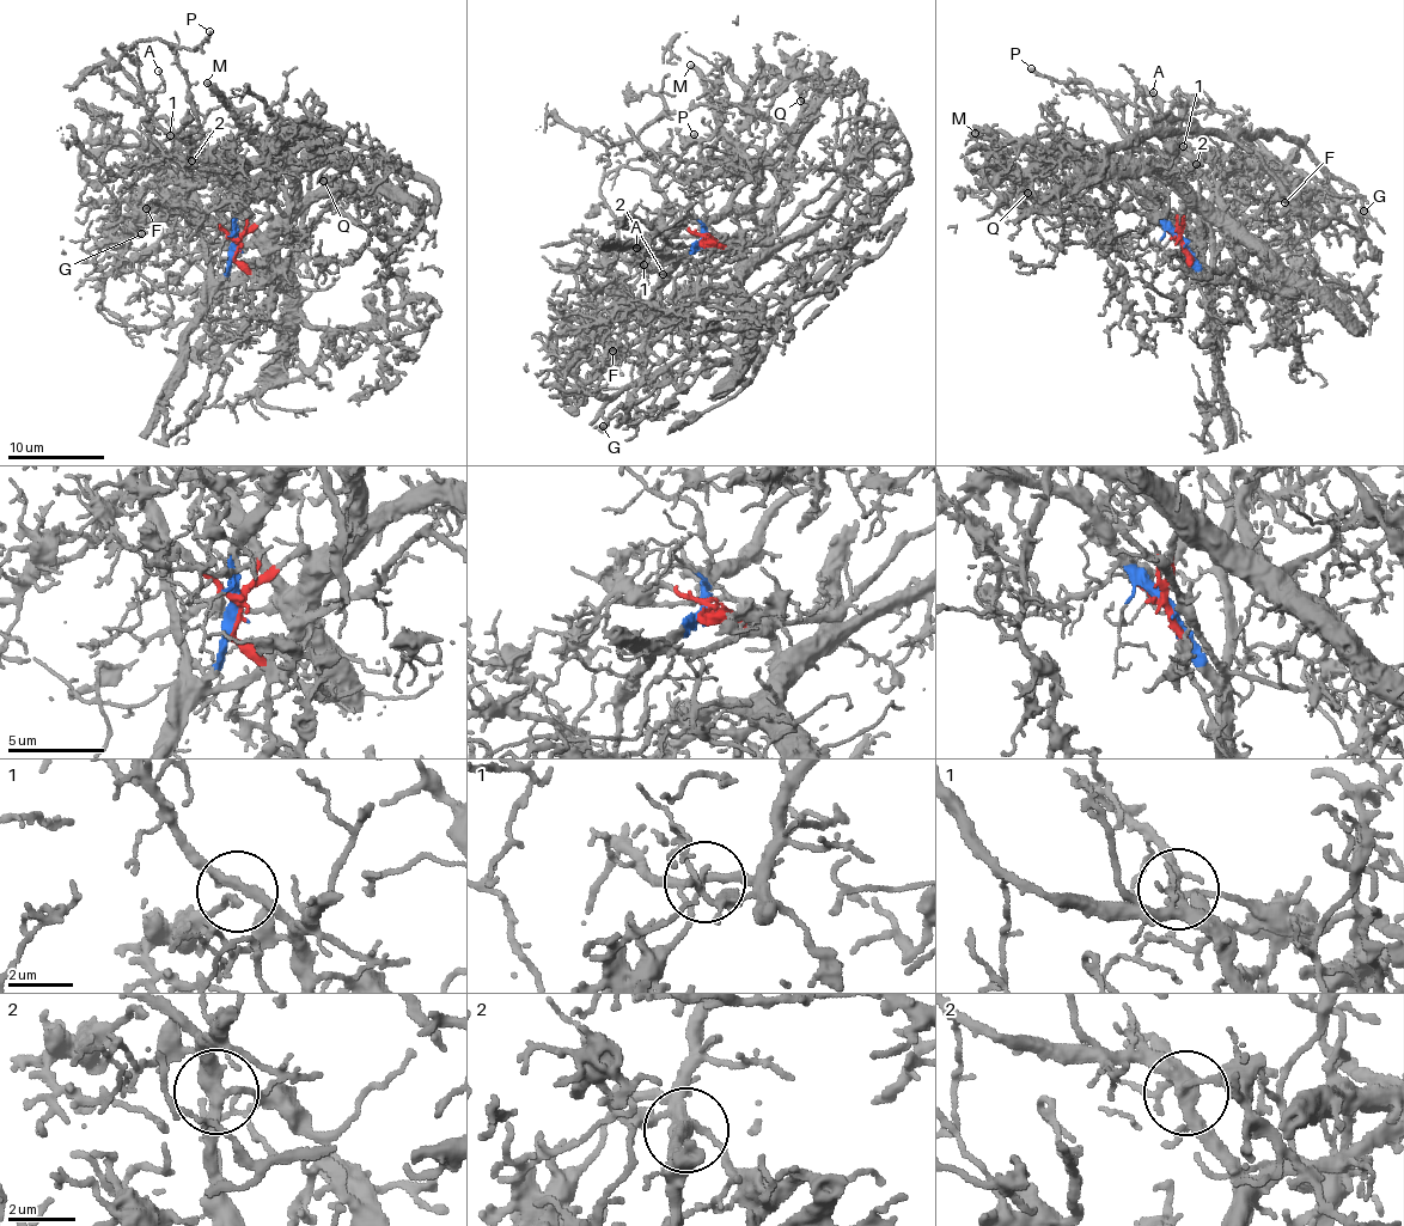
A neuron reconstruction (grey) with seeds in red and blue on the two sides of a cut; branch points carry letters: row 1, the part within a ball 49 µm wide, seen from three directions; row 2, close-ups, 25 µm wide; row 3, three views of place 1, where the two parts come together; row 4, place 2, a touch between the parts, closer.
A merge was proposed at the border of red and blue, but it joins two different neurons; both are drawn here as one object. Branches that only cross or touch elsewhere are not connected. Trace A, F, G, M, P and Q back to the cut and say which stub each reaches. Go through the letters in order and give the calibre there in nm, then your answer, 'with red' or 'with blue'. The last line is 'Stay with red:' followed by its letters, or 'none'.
A: calibre 140 nm; with blue
F: calibre 100 nm; with red
G: calibre 170 nm; with red
M: calibre 340 nm; with blue
P: calibre 220 nm; with blue
Q: calibre 110 nm; with red
Stay with red: F, G, Q

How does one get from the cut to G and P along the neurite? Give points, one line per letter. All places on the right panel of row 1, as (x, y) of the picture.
G: (1182, 244), (1190, 203), (1222, 214), (1221, 181), (1245, 165), (1290, 184), (1317, 177), (1365, 211)
P: (1182, 244), (1204, 274), (1212, 184), (1198, 166), (1184, 154), (1135, 146), (1085, 83), (1050, 79), (1030, 67)

